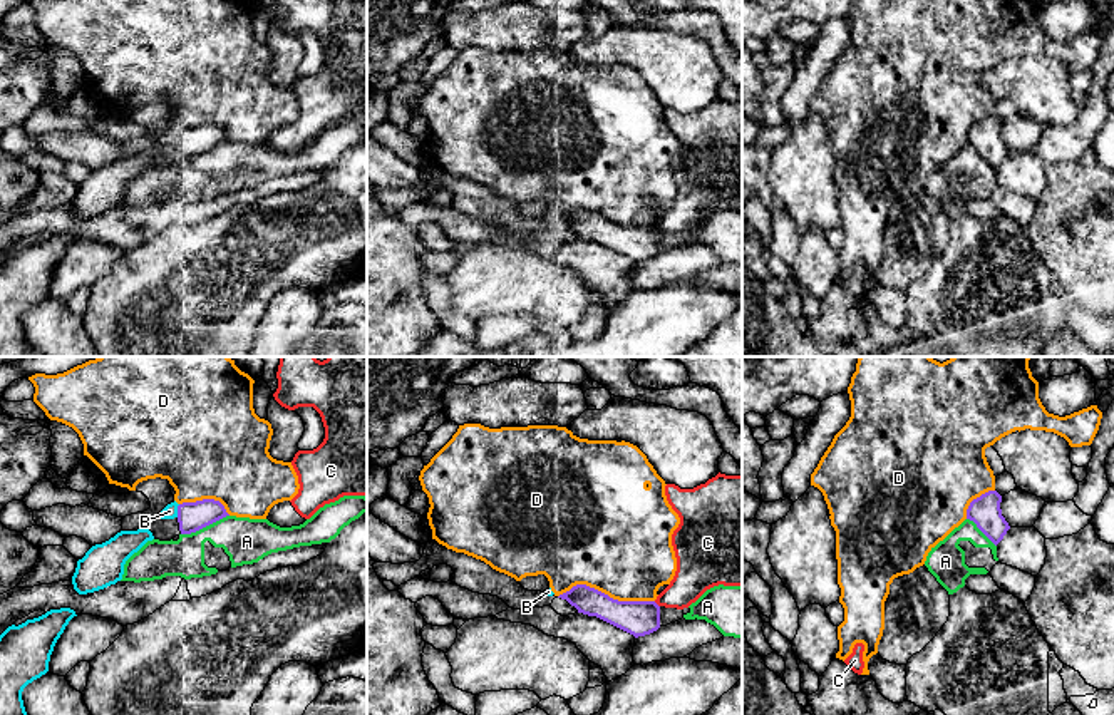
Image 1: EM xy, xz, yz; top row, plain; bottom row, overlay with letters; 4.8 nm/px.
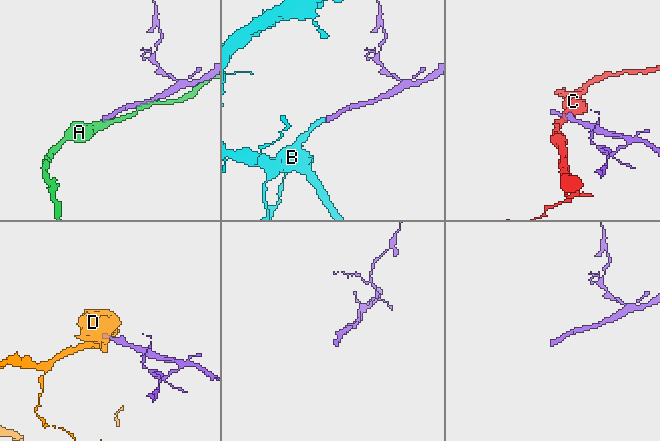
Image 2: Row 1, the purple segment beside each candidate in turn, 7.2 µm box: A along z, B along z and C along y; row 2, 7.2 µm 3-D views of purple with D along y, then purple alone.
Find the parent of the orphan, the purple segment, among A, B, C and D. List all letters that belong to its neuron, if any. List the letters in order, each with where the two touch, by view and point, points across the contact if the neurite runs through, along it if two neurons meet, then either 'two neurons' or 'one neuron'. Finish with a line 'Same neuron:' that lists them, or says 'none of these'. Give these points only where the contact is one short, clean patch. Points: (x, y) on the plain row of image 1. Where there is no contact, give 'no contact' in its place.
A: contact xy (205, 151); two neurons
B: contact xy (178, 136); one neuron
C: contact xz (657, 230); border xz (654, 226), (659, 231); two neurons
D: contact xz (607, 220); two neurons
Same neuron: B

